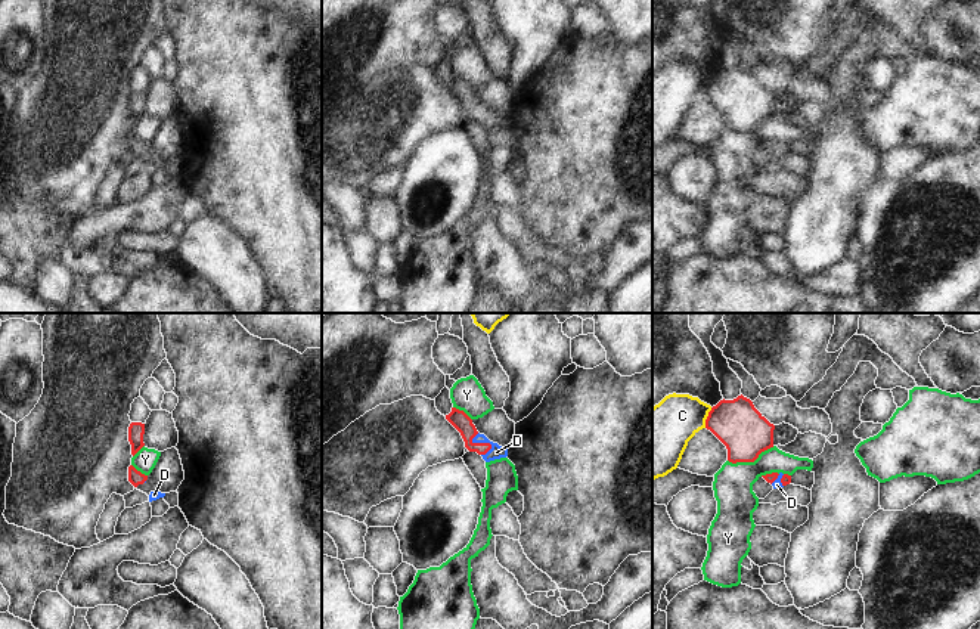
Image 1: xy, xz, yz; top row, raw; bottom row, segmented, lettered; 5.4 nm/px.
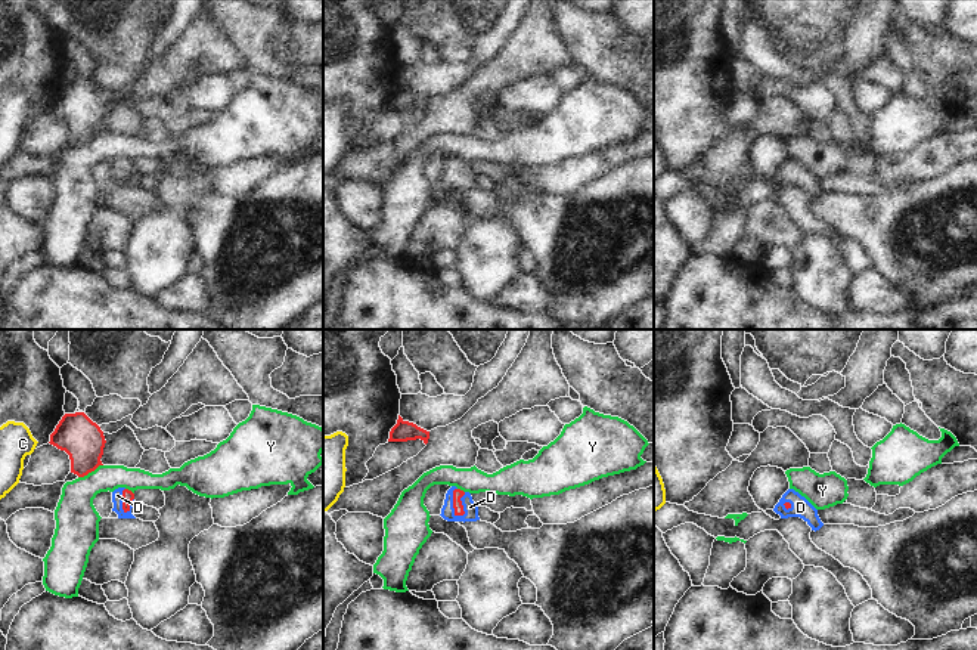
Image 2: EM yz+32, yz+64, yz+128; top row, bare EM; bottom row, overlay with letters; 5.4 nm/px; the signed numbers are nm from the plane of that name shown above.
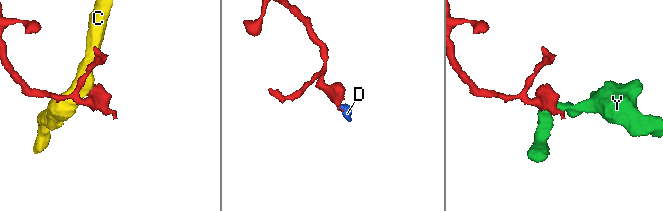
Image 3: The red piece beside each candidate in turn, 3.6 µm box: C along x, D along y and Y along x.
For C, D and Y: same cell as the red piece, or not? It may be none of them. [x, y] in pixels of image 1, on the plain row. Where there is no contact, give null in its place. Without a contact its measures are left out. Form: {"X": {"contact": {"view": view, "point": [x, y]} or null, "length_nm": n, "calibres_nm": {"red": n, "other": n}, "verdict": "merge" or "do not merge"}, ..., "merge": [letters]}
{"C": {"contact": {"view": "yz", "point": [707, 87]}, "length_nm": 120, "calibres_nm": {"red": 260, "other": 280}, "verdict": "do not merge"}, "D": {"contact": {"view": "xz", "point": [483, 112]}, "length_nm": 130, "calibres_nm": {"red": 100, "other": 80}, "verdict": "merge"}, "Y": {"contact": {"view": "yz", "point": [750, 130]}, "length_nm": 260, "calibres_nm": {"red": 260, "other": 220}, "verdict": "do not merge"}, "merge": ["D"]}

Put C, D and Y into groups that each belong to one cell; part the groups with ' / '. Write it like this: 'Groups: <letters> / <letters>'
Groups: C / D / Y.

